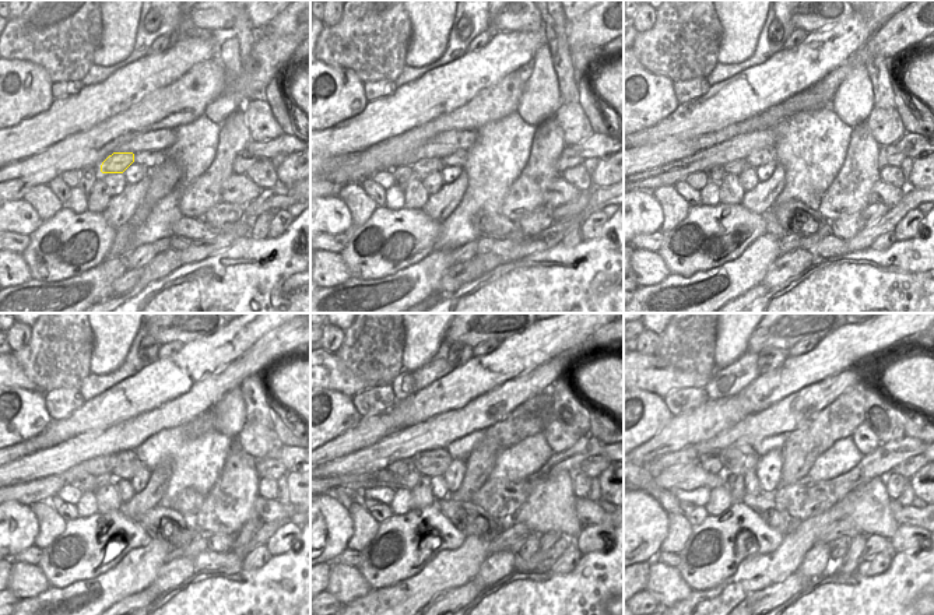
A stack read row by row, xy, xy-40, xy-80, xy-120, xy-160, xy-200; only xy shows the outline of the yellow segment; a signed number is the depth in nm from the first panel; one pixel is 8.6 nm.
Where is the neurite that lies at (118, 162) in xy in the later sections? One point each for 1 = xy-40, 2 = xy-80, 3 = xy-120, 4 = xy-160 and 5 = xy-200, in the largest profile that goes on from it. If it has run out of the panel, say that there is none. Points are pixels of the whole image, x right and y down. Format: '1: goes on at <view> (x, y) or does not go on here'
1: goes on at xy-40 (428, 165)
2: goes on at xy-80 (736, 167)
3: goes on at xy-120 (104, 480)
4: goes on at xy-160 (358, 482)
5: goes on at xy-200 (688, 477)

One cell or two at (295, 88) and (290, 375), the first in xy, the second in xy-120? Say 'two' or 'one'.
one

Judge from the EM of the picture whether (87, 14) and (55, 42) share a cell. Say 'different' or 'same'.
same

